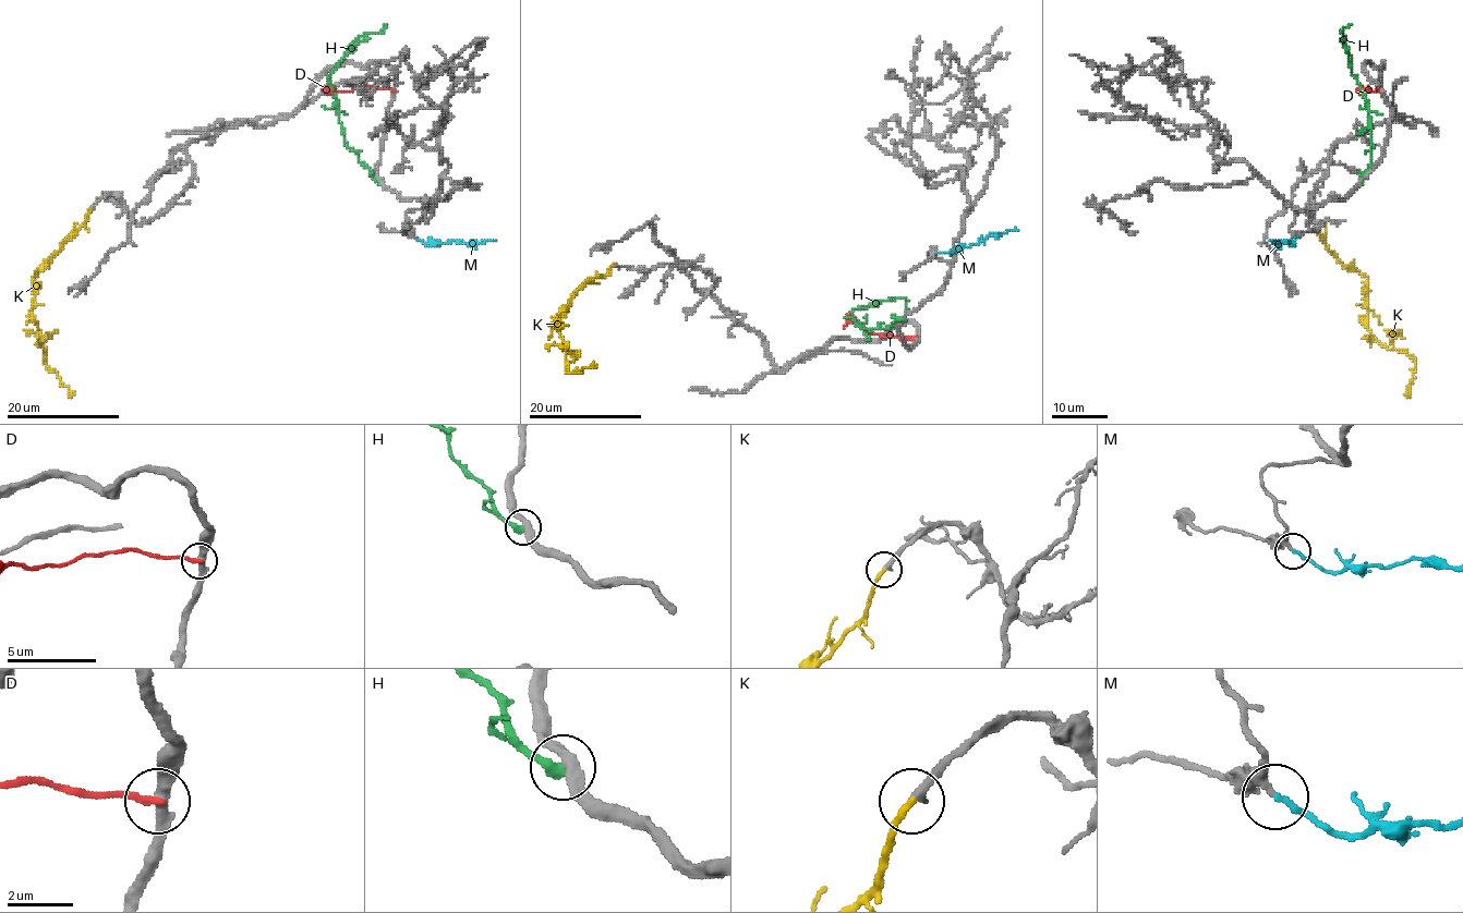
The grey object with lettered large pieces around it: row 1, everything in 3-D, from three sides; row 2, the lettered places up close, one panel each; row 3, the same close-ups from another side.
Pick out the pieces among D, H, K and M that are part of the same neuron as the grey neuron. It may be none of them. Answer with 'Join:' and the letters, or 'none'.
Join: K, M

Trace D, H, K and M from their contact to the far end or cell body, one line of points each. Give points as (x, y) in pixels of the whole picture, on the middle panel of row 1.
D: (916, 337), (875, 335), (853, 321), (843, 327)
H: (903, 319), (896, 319), (885, 327), (866, 329), (849, 312), (854, 307), (903, 297), (907, 309)
K: (614, 266), (573, 294), (555, 326), (560, 326), (566, 344), (568, 373), (593, 365)
M: (936, 252), (953, 252), (1017, 229)

